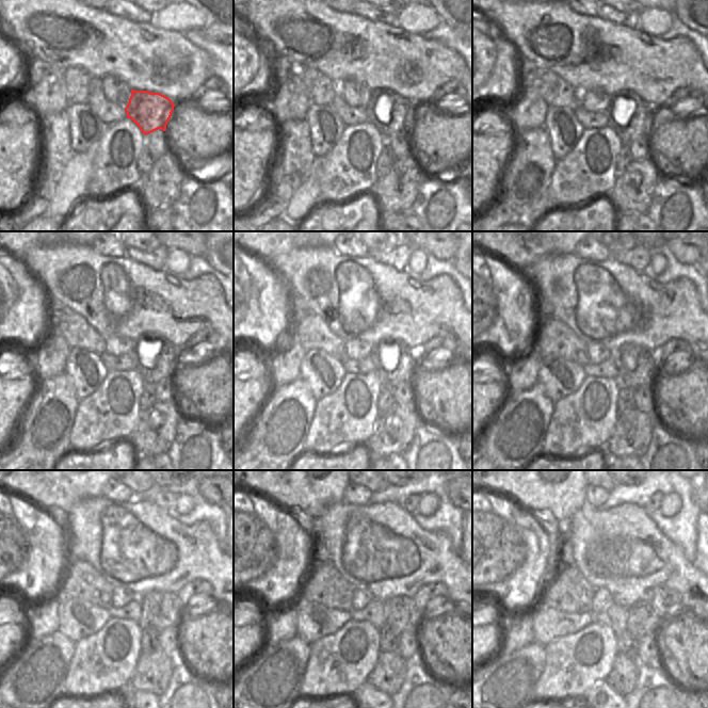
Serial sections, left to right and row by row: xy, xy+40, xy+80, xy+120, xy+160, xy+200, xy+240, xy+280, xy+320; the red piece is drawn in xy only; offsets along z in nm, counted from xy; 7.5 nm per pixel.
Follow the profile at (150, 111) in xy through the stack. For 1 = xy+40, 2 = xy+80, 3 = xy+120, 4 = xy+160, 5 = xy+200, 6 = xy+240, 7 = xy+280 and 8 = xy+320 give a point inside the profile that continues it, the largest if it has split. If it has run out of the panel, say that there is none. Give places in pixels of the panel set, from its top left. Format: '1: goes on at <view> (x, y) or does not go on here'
1: goes on at xy+40 (401, 118)
2: goes on at xy+80 (641, 124)
3: goes on at xy+120 (163, 366)
4: goes on at xy+160 (393, 363)
5: goes on at xy+200 (637, 367)
6: goes on at xy+240 (160, 610)
7: goes on at xy+280 (401, 613)
8: goes on at xy+320 (642, 620)

